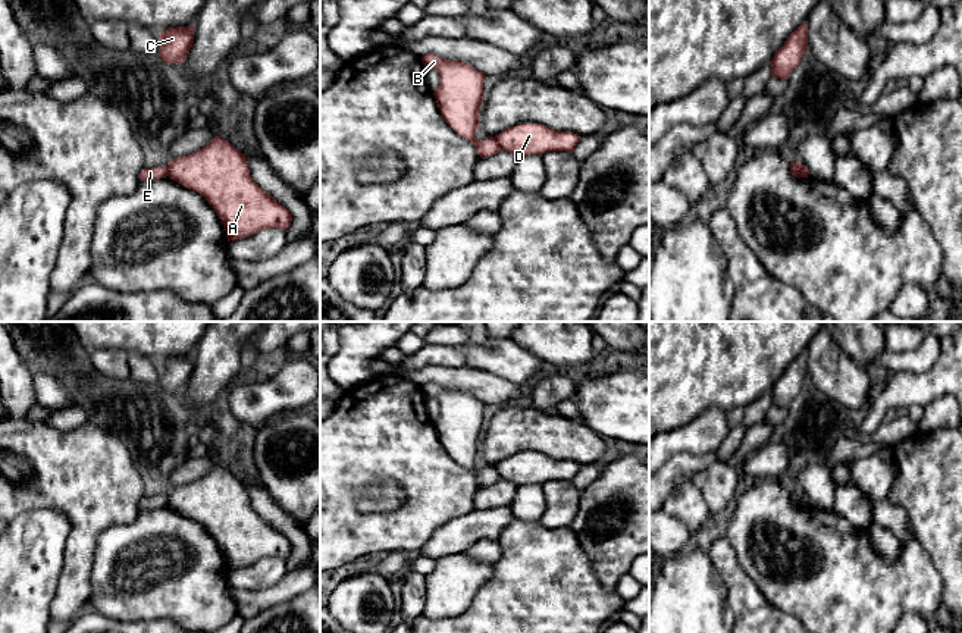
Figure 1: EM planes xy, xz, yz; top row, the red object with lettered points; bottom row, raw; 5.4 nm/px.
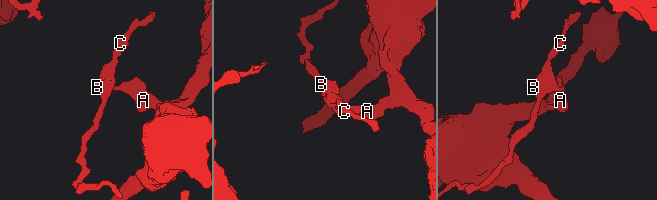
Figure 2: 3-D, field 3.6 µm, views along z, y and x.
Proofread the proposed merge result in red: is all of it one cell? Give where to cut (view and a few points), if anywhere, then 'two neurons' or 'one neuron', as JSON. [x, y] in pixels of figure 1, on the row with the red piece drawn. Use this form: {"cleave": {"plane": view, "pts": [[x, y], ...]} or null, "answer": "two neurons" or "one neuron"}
{"cleave": {"plane": "xz", "pts": [[494, 137], [501, 147]]}, "answer": "two neurons"}

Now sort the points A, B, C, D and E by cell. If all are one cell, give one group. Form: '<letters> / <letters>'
A D / B C E

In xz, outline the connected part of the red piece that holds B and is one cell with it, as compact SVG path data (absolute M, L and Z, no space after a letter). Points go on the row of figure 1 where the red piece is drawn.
M432 53L424 54L422 62L439 73L439 87L433 95L445 122L460 137L471 141L480 157L496 154L501 145L495 137L476 138L485 75L466 62L446 60Z

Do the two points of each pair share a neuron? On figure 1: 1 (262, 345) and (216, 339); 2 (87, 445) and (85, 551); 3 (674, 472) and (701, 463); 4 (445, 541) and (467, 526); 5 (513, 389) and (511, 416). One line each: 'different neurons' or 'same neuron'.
1: different neurons
2: same neuron
3: same neuron
4: same neuron
5: different neurons

